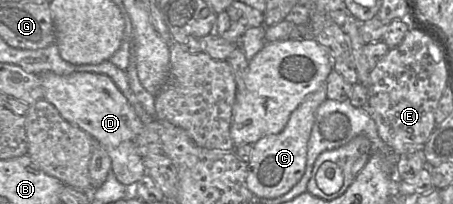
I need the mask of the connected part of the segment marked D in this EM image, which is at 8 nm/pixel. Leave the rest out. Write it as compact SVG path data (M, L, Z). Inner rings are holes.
M45 72L36 75L39 75L43 86L43 99L51 103L66 121L87 132L104 147L111 158L111 169L120 183L132 185L145 175L143 158L135 147L135 138L143 123L109 76L91 72L69 75Z

